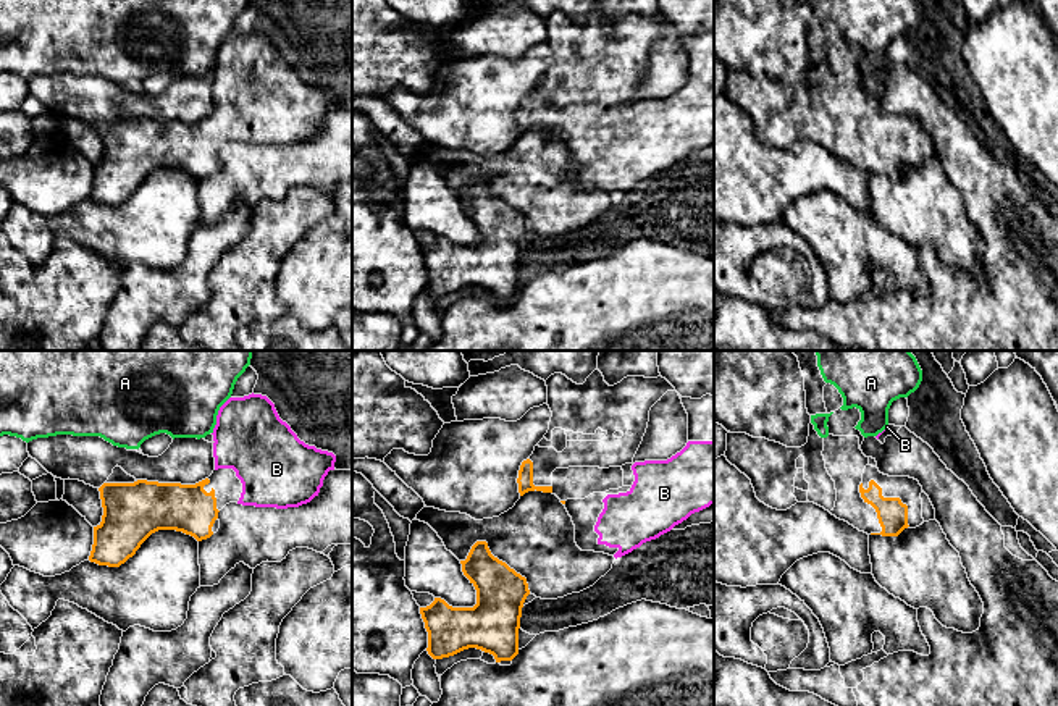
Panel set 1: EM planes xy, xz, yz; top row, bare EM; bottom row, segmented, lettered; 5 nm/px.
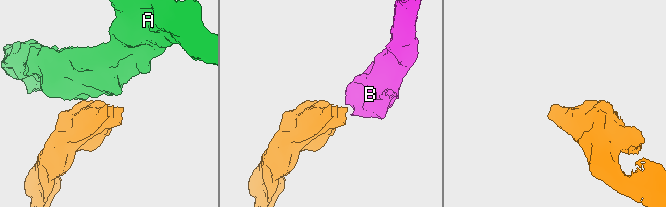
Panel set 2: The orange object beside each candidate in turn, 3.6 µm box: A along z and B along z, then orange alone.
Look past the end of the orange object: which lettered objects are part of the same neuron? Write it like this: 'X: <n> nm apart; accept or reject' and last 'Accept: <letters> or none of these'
A: 160 nm apart; reject
B: 60 nm apart; accept
Accept: B

